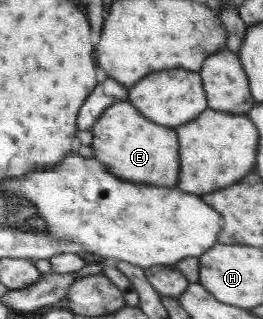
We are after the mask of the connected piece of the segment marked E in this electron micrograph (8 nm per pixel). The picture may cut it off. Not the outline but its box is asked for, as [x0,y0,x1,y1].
[92,99,178,187]

